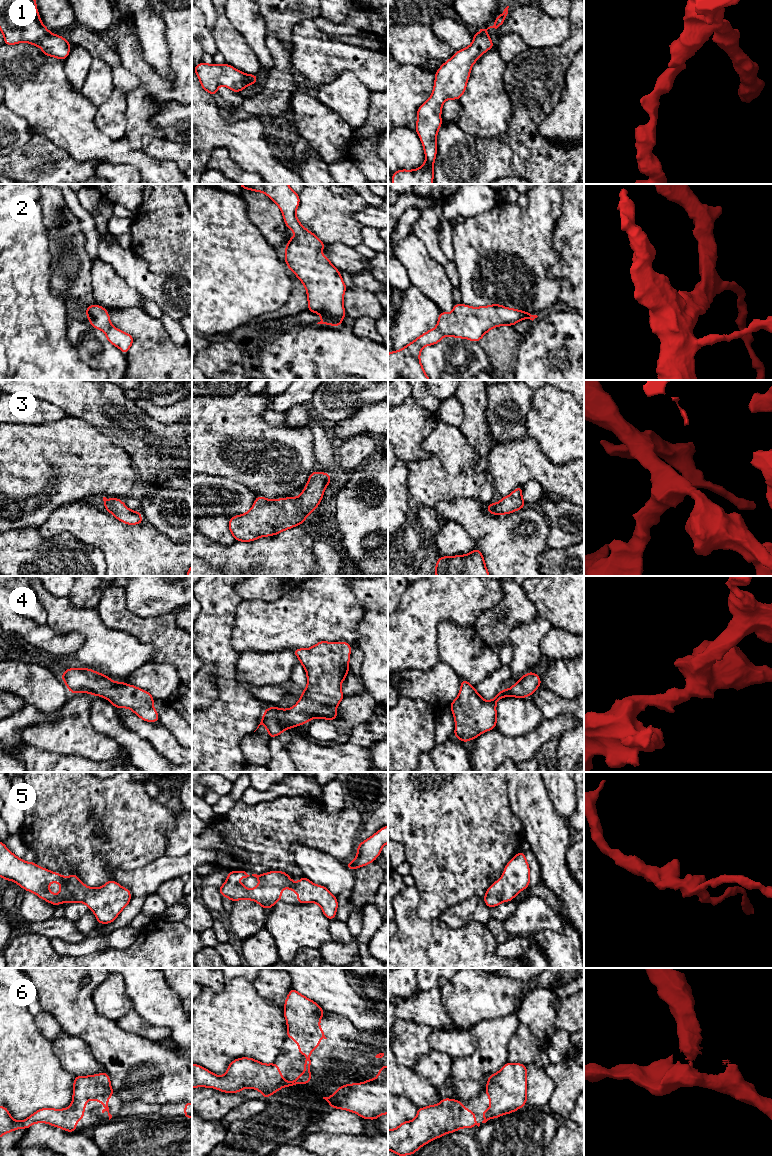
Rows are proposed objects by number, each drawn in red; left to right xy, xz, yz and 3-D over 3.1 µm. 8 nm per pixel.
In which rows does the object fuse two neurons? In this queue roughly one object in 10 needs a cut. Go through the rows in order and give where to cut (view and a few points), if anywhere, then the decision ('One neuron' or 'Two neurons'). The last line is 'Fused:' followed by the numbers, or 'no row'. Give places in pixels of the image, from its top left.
1: No split. One neuron
2: No split. One neuron
3: No split. One neuron
4: No split. One neuron
5: No split. One neuron
6: No split. One neuron
Fused: no row

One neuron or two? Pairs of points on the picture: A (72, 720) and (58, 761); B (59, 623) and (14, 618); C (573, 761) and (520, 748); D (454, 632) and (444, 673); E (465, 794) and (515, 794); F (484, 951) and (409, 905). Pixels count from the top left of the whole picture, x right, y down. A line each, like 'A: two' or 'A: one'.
A: two
B: two
C: two
D: two
E: two
F: one

